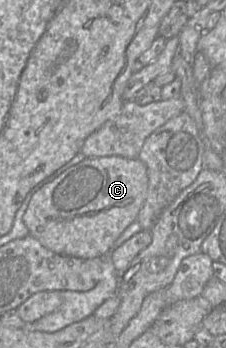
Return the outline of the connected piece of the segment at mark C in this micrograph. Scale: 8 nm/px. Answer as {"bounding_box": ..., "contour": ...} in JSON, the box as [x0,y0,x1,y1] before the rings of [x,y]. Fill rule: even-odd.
{"bounding_box":[23,157,147,259],"contour":[[[138,157],[84,158],[35,192],[23,221],[30,236],[57,254],[83,259],[102,257],[137,219],[147,188],[147,168]]]}

